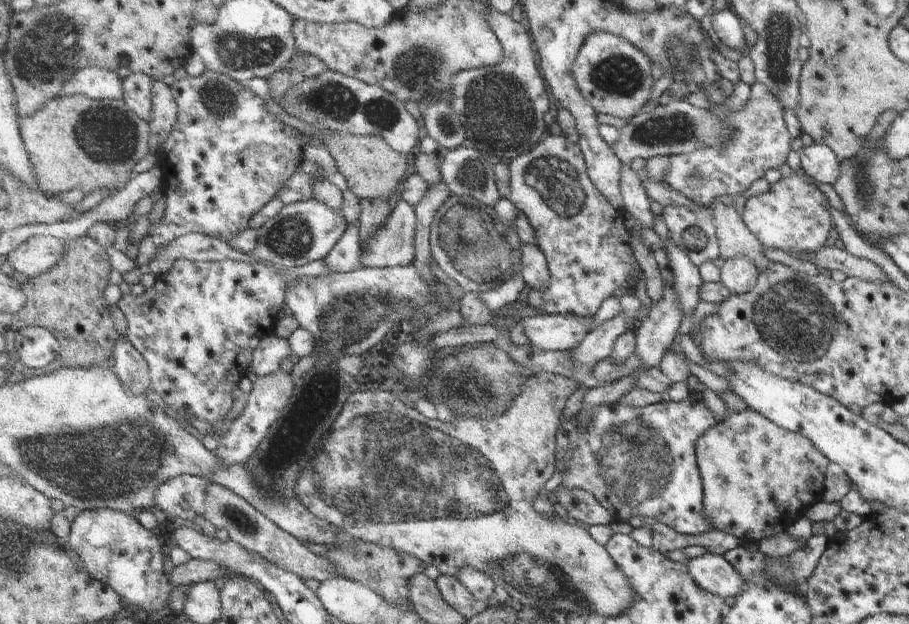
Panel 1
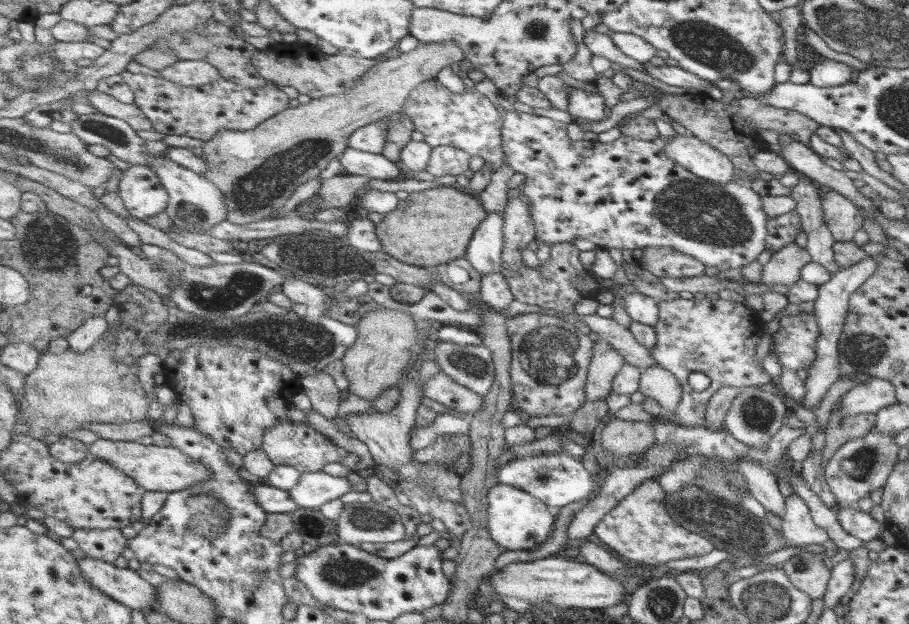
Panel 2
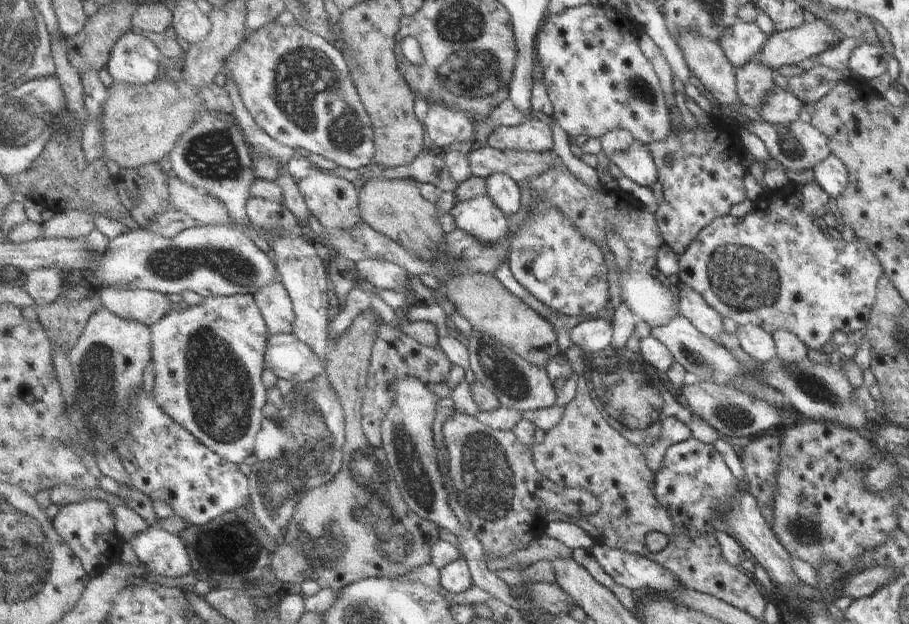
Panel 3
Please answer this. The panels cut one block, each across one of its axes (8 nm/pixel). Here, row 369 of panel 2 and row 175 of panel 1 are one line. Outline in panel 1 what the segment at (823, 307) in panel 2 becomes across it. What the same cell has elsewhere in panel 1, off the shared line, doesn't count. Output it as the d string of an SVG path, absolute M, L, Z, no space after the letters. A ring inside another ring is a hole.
M811 143L797 150L801 169L815 182L832 184L841 174L835 154L826 146Z

